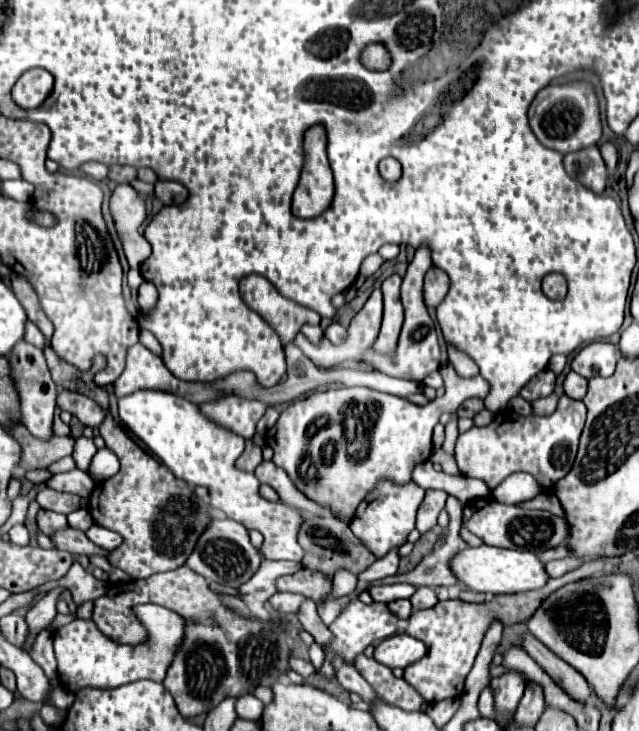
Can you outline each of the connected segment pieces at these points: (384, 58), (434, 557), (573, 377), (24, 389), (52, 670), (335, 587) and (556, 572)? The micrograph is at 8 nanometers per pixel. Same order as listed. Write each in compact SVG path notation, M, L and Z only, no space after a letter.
M380 43L366 45L362 49L362 53L360 53L360 61L370 71L386 71L386 69L390 69L390 53Z
M448 497L446 501L446 511L450 515L450 523L446 529L444 543L428 553L410 573L404 575L392 575L382 579L382 583L410 583L414 587L438 587L438 585L454 585L456 577L450 573L448 559L452 553L466 549L468 545L460 539L460 525L462 525L462 509L464 505L456 497Z
M570 371L564 379L564 391L572 399L582 399L586 395L586 387L588 387L588 381L574 371Z
M18 341L14 345L14 349L6 355L8 363L10 363L10 375L14 377L14 385L18 391L18 399L20 399L20 417L22 423L28 427L28 431L40 439L50 439L52 433L52 421L54 421L54 409L56 409L56 395L58 395L58 387L50 377L50 371L46 367L46 359L42 355L42 349L30 345L28 341Z
M40 631L28 655L44 669L48 679L54 679L58 675L56 673L56 659L54 659L54 651L52 651L50 631Z
M338 570L333 578L332 591L328 597L320 601L328 601L328 599L337 599L349 595L356 588L357 577L347 570Z
M564 557L564 559L558 559L558 561L550 561L544 567L546 567L546 571L550 571L550 577L560 577L560 575L564 575L564 573L580 567L580 565L582 565L580 559L576 559L576 557Z

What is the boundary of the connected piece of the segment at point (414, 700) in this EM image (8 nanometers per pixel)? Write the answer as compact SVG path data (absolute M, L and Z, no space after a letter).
M364 653L356 655L354 667L362 673L362 677L372 685L376 695L390 705L396 705L404 711L424 711L426 701L412 689L410 683L392 675L392 669L380 665L376 659L366 657Z

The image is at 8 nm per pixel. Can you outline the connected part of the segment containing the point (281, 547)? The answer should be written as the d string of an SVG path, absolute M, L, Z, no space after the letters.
M138 389L120 397L118 409L122 423L126 423L176 477L194 485L206 485L210 489L210 505L214 509L220 509L226 517L242 523L246 529L256 529L264 535L264 543L260 547L264 559L302 561L302 547L296 543L298 525L302 523L300 511L284 503L262 499L254 473L242 473L234 467L236 459L244 451L242 437L214 425L202 417L194 403L170 391Z

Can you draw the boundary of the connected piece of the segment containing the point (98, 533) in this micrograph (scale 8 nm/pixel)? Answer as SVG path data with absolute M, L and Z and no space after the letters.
M92 525L92 527L86 531L86 537L88 537L94 545L98 545L98 547L102 547L102 549L106 549L106 551L116 549L116 547L122 543L122 537L120 537L118 533L110 531L110 529L104 529L104 527L98 527L98 525Z

